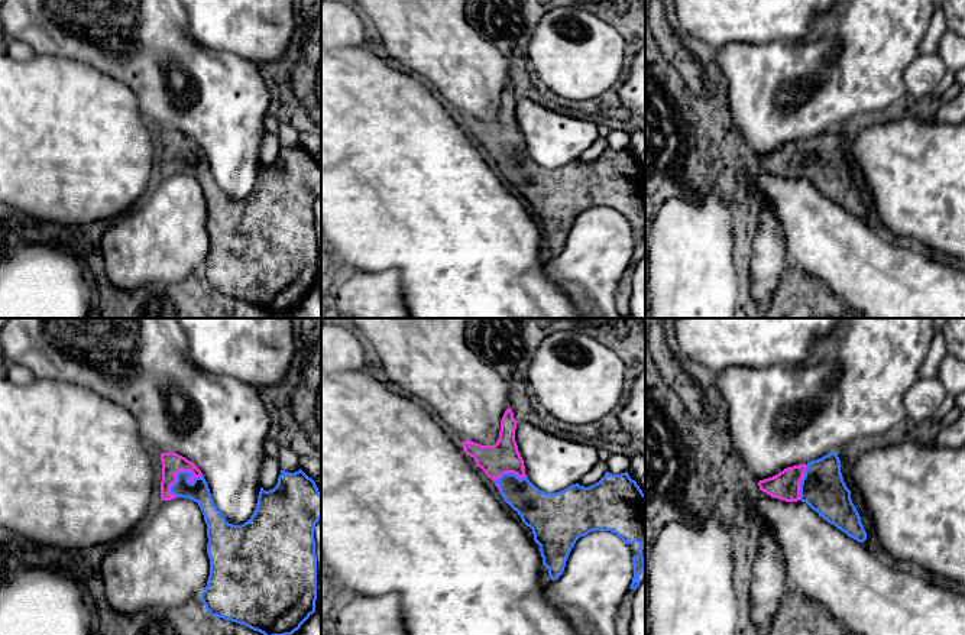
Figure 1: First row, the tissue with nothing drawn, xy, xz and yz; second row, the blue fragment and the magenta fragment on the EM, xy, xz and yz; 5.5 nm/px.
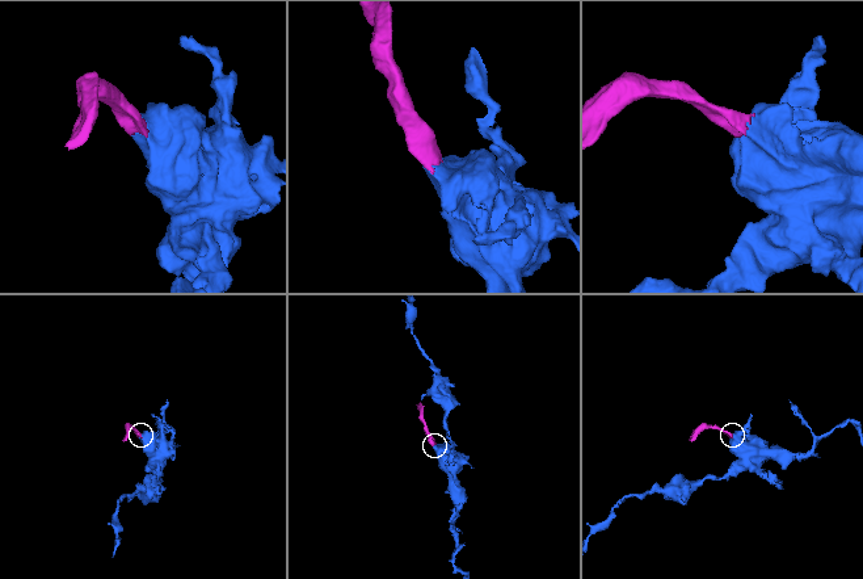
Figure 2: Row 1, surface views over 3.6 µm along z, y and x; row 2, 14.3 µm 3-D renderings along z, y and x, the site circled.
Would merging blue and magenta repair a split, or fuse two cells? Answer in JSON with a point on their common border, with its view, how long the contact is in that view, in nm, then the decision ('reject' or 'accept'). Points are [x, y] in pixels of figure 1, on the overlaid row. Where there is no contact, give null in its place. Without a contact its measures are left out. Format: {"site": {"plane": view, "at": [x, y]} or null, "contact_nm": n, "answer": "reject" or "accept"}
{"site": {"plane": "xy", "at": [180, 472]}, "contact_nm": 200, "answer": "accept"}

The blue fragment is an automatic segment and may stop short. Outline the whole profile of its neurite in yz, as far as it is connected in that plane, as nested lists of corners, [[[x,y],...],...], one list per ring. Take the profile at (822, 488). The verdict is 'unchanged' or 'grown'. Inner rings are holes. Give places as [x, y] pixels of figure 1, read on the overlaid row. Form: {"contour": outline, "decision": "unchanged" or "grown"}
{"contour": [[[829,453],[807,464],[787,467],[778,474],[760,480],[760,490],[786,502],[806,502],[825,521],[864,542],[867,532],[846,487],[838,453]]], "decision": "grown"}

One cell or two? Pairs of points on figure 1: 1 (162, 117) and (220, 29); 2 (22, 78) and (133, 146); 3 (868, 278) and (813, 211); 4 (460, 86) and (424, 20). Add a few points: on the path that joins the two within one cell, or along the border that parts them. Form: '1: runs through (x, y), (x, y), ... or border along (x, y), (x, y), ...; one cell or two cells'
1: border along (188, 20), (191, 33), (203, 45), (220, 54); two cells
2: runs through (49, 106), (90, 146), (106, 146); one cell
3: runs through (852, 262), (818, 227); one cell
4: runs through (460, 70), (457, 61), (433, 36); one cell

